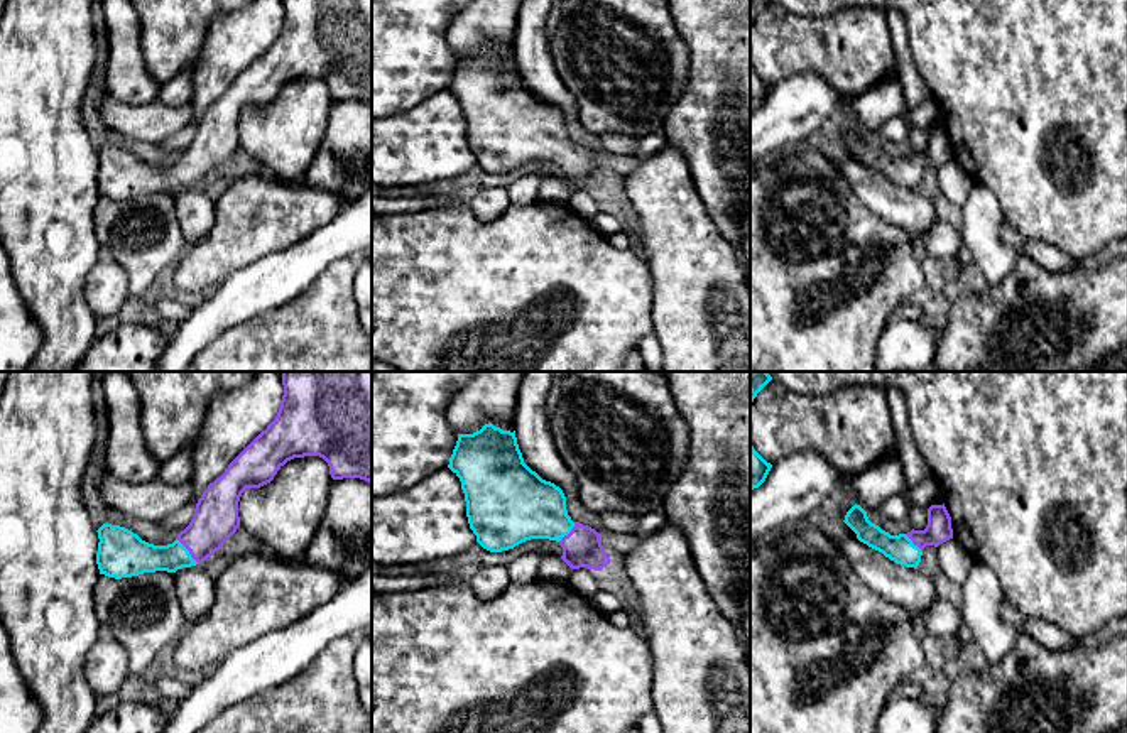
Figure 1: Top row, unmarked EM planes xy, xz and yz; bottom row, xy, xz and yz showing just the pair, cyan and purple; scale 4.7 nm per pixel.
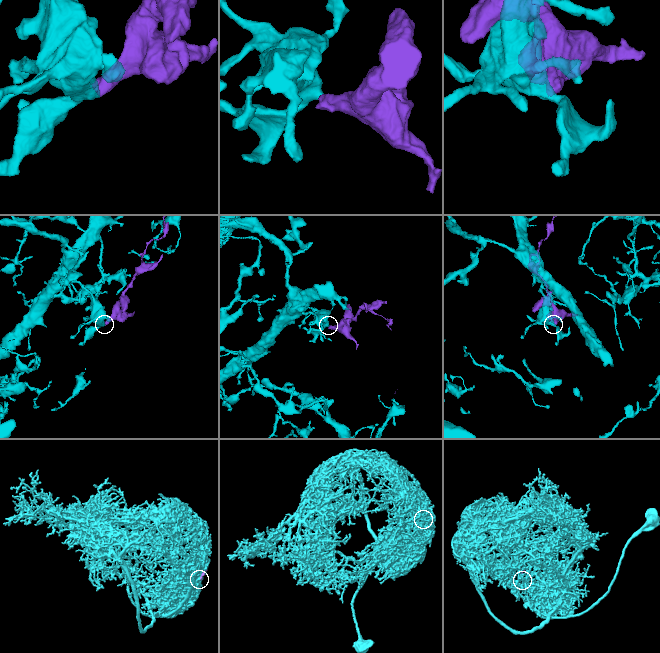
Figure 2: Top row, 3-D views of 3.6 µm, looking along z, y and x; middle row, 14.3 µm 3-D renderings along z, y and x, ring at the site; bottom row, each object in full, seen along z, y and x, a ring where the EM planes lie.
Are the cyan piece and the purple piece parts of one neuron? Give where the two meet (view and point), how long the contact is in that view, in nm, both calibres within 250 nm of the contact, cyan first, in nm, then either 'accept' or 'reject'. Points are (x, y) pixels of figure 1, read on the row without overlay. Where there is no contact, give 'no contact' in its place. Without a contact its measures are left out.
meets cyan in xy at (188, 173); contact 160 nm long; 170 nm thick on the cyan side, 220 nm on the other; accept

